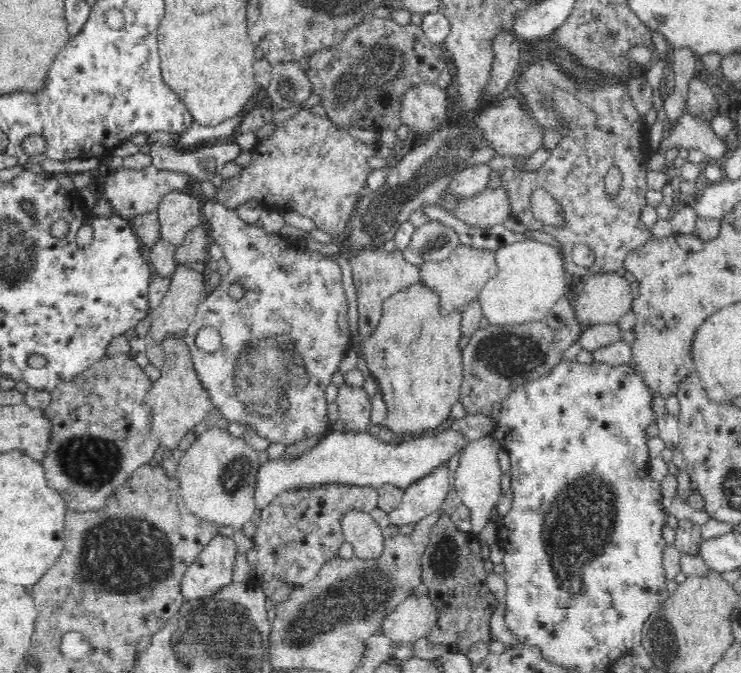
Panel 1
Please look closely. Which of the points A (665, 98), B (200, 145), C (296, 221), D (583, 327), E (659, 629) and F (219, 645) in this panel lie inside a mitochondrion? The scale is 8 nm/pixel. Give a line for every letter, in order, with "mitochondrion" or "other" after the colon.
A: other
B: other
C: other
D: other
E: mitochondrion
F: mitochondrion

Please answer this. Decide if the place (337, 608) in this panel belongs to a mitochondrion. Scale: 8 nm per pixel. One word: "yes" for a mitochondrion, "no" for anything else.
yes

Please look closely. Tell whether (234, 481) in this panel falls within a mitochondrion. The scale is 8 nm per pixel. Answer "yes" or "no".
yes

